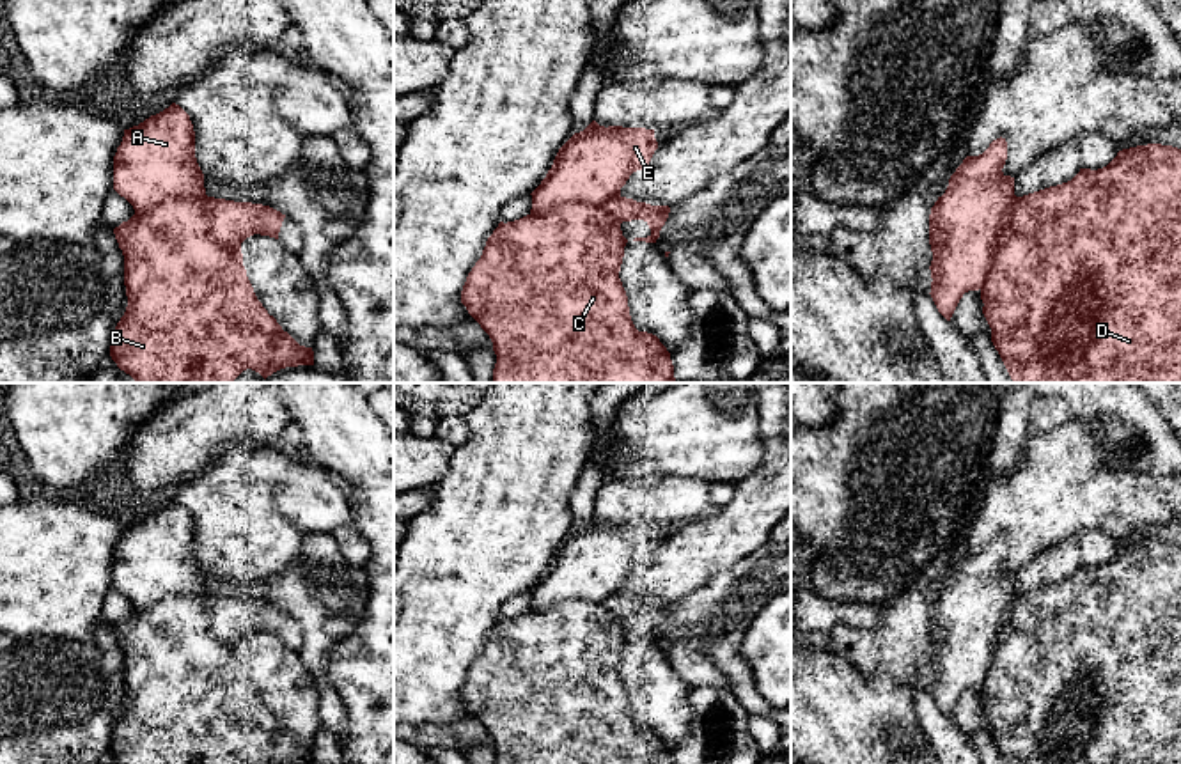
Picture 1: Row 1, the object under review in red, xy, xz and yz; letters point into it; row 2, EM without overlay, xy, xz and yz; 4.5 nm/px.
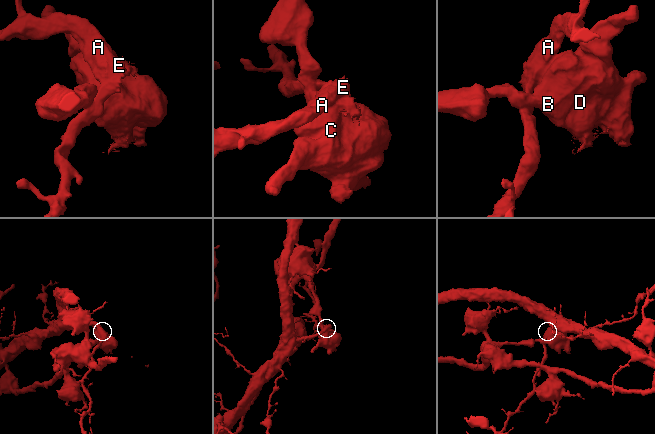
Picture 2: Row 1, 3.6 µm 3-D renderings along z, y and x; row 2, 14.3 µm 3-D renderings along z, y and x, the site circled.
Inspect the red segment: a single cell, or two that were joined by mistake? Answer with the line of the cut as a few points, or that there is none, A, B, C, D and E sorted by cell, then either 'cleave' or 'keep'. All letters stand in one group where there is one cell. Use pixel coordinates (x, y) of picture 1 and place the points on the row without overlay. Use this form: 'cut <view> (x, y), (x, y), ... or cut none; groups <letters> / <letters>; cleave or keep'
cut xy (135, 607), (201, 596), (210, 631), (252, 688); groups A E / B C D; cleave

